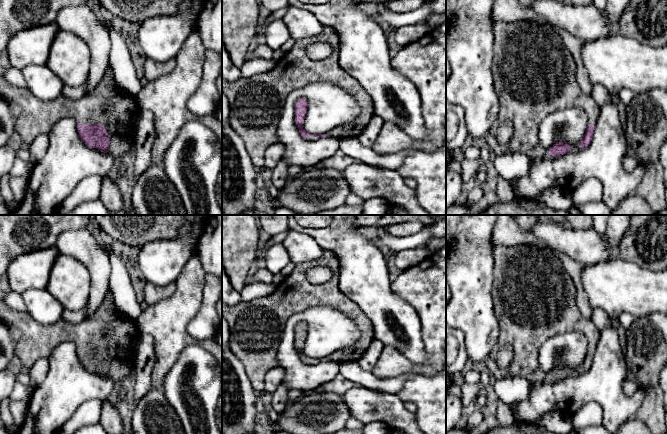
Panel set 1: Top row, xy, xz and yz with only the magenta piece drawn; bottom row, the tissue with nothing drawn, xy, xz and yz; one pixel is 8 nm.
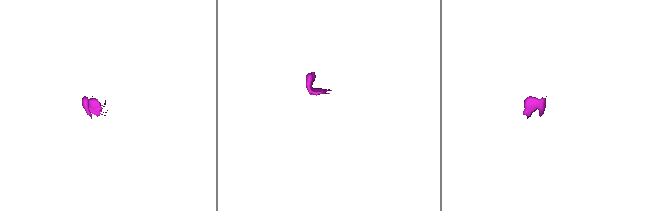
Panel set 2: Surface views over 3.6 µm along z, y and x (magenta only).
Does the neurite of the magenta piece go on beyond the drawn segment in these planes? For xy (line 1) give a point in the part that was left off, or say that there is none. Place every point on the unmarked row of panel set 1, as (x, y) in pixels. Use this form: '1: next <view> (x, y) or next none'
1: next xy (117, 335)

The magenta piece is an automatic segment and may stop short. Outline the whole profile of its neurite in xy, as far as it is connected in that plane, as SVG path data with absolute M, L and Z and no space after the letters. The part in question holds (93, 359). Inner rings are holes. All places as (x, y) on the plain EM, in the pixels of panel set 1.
M110 290L107 291L95 313L79 323L70 323L61 318L54 324L43 325L28 312L18 312L9 308L2 299L0 299L0 322L15 327L22 333L15 347L15 356L28 370L40 358L48 358L59 343L72 341L77 346L77 355L83 366L88 371L98 372L103 377L108 376L116 387L133 374L135 347L141 332L136 321L117 311Z

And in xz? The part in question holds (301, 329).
M328 250L323 253L322 265L333 273L326 283L310 283L307 280L306 272L313 265L313 262L296 265L270 295L250 302L240 301L234 306L227 306L222 301L222 316L230 329L228 346L244 365L257 394L264 390L266 373L279 367L277 353L283 327L288 318L296 313L316 306L330 306L349 317L360 332L358 341L352 346L325 358L310 358L302 352L307 324L300 322L295 328L295 346L304 363L358 361L374 340L374 327L370 319L338 286L340 264L336 255Z

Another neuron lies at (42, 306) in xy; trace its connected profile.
M28 289L21 296L27 312L37 322L50 325L62 318L63 306L47 289Z

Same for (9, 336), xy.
M0 322L0 371L15 357L15 347L22 333L15 327Z

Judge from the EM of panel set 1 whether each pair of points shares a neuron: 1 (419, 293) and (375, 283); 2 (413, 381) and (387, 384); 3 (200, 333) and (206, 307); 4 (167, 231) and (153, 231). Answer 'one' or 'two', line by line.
1: two
2: two
3: one
4: one

